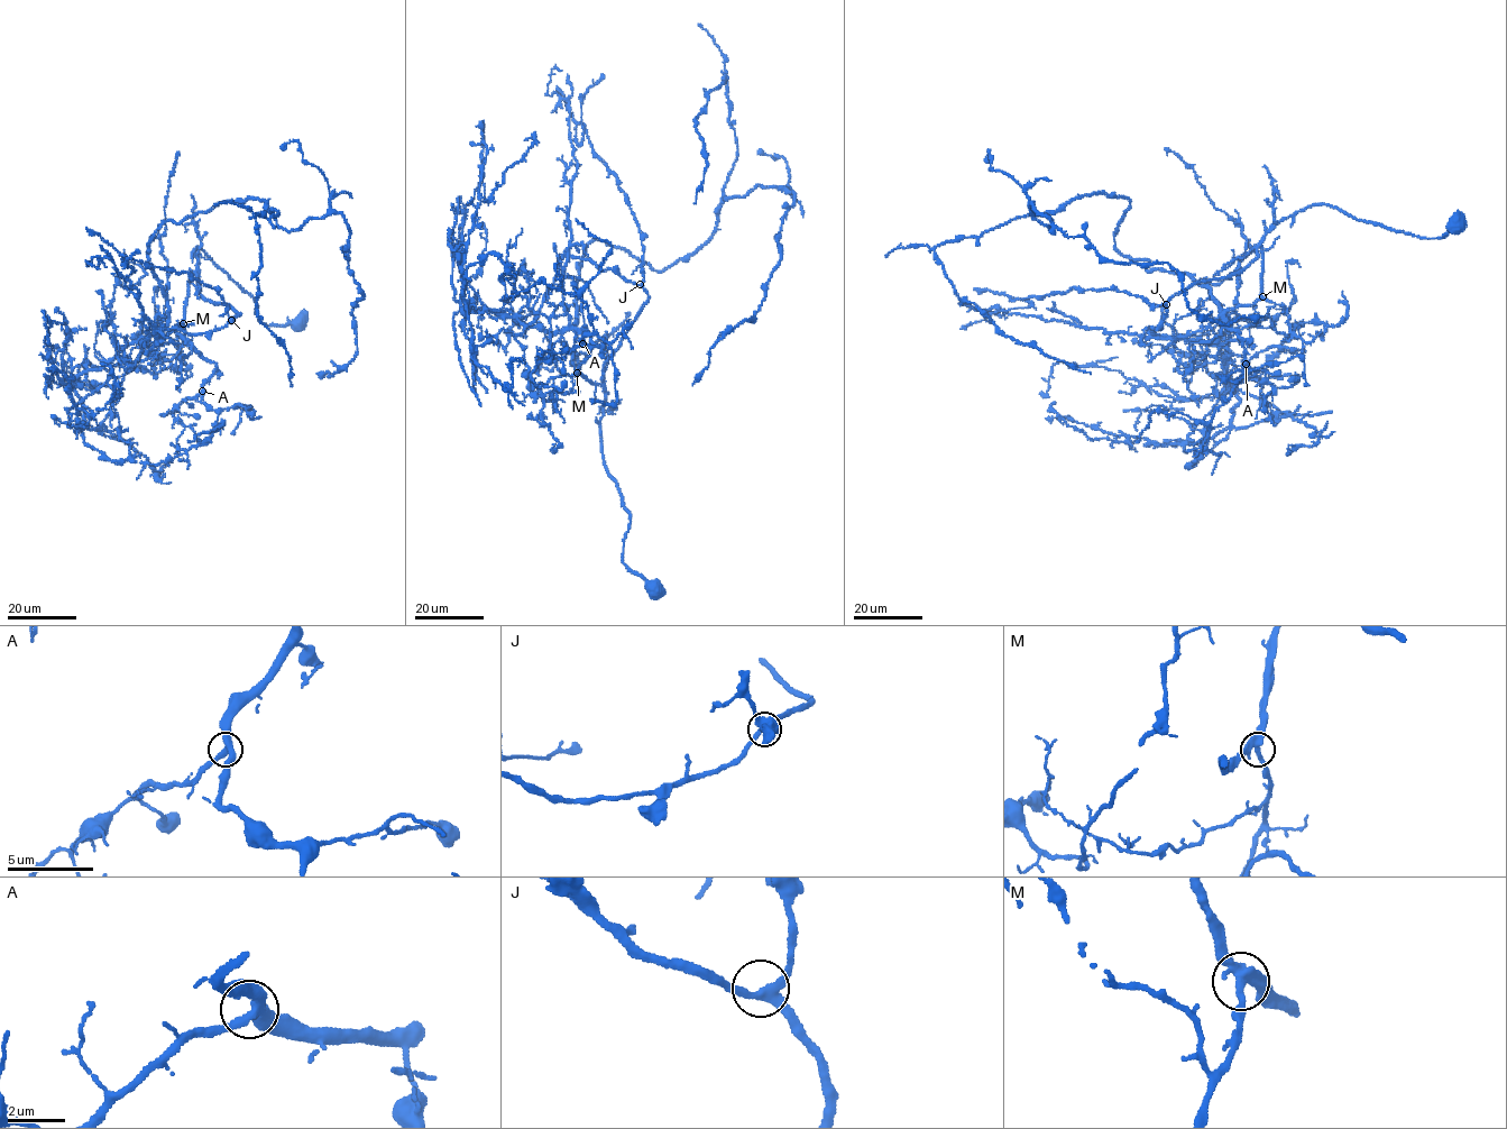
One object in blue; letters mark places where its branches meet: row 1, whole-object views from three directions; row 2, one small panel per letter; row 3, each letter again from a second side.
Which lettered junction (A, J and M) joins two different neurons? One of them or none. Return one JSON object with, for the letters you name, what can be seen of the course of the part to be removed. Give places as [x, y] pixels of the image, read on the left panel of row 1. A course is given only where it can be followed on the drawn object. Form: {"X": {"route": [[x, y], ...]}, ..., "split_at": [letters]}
{"M": {"route": [[182, 323], [198, 271], [199, 293], [240, 315], [202, 333], [150, 326], [95, 392], [62, 383], [48, 343]]}, "split_at": ["M"]}

